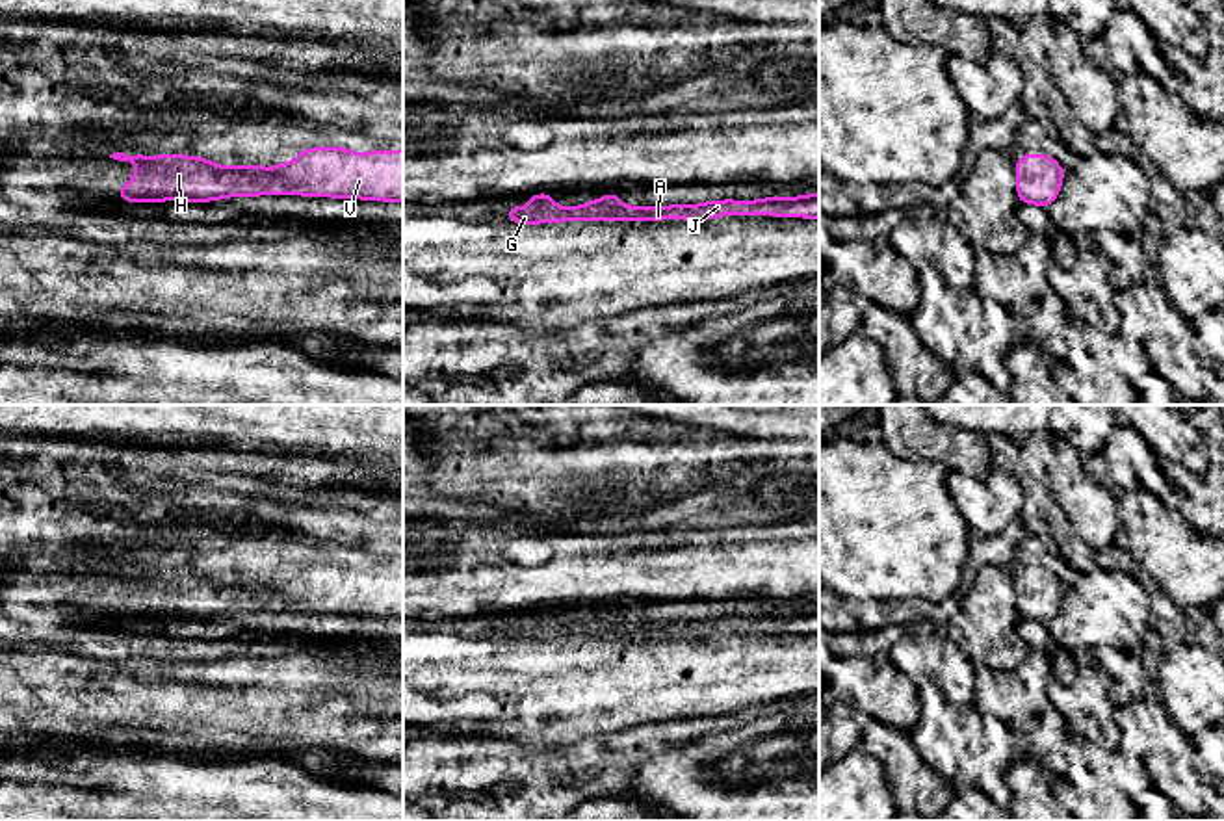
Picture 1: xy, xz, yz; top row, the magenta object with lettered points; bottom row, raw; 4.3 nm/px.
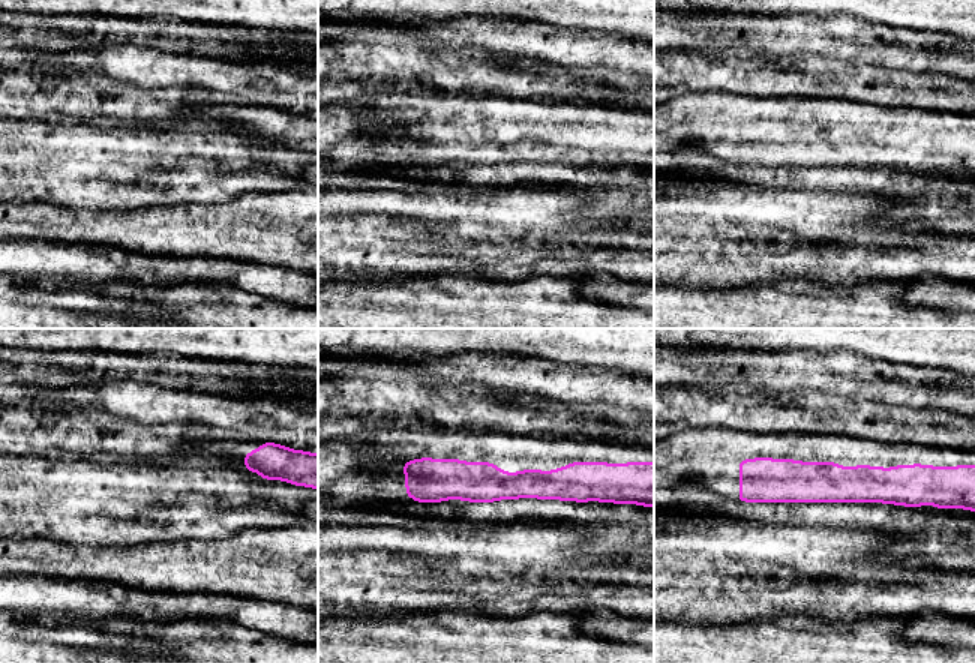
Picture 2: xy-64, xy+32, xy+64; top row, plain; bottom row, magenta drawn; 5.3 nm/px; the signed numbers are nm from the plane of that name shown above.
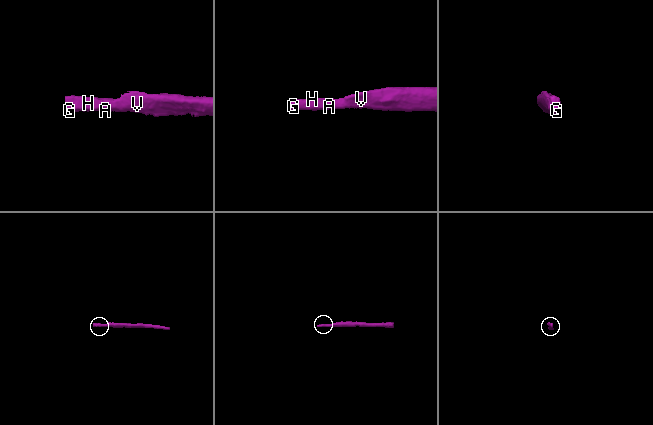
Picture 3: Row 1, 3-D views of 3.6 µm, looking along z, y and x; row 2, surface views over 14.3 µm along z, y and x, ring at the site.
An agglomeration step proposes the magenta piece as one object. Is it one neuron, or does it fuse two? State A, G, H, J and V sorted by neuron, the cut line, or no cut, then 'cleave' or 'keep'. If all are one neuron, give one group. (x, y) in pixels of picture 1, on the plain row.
A G H J V | no cut | keep

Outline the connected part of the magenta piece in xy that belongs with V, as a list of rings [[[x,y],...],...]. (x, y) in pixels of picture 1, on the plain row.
[[[342,563],[303,565],[295,578],[279,581],[217,581],[208,574],[193,574],[188,570],[141,572],[124,568],[110,570],[119,578],[132,578],[137,589],[119,604],[117,613],[126,619],[208,619],[230,615],[234,611],[305,611],[305,613],[334,613],[334,615],[364,615],[403,619],[403,565],[401,567],[371,567],[366,570],[345,567]]]

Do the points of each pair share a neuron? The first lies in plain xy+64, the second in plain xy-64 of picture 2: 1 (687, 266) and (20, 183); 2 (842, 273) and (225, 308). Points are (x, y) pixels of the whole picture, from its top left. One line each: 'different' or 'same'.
1: different
2: different

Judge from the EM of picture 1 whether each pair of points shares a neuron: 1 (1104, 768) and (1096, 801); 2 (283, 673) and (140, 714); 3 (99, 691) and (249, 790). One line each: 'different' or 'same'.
1: same
2: same
3: different

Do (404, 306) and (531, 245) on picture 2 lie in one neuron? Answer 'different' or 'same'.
different

